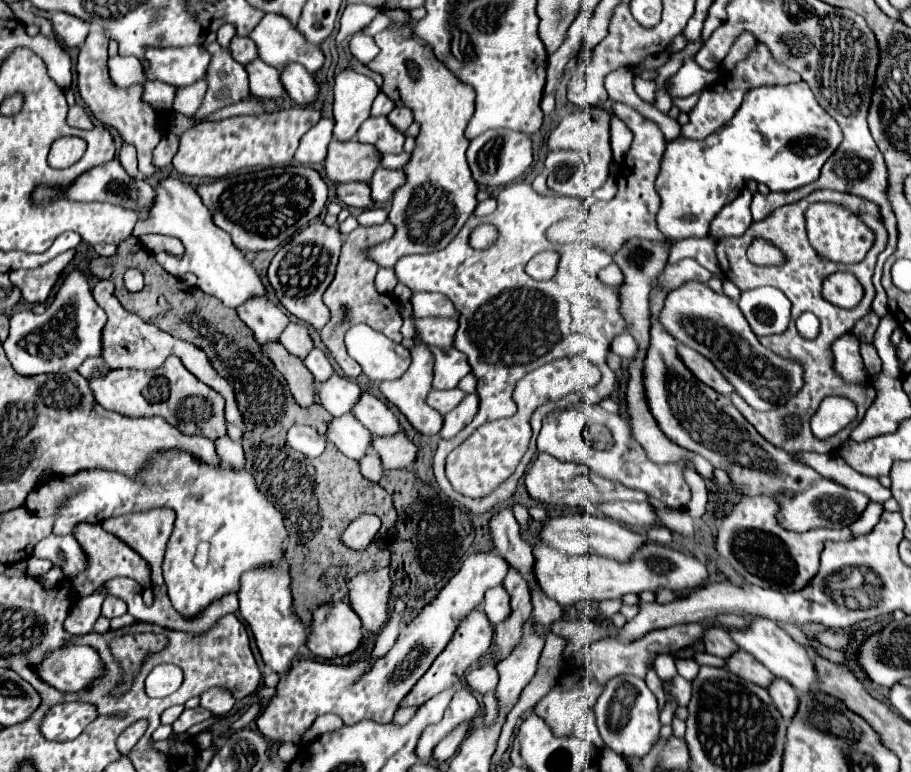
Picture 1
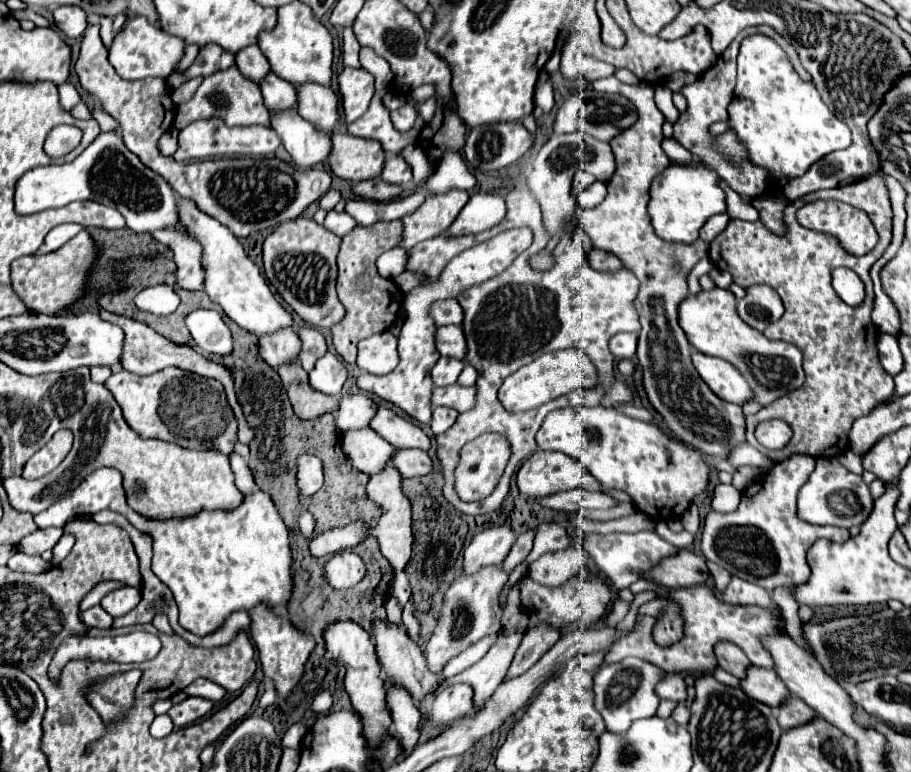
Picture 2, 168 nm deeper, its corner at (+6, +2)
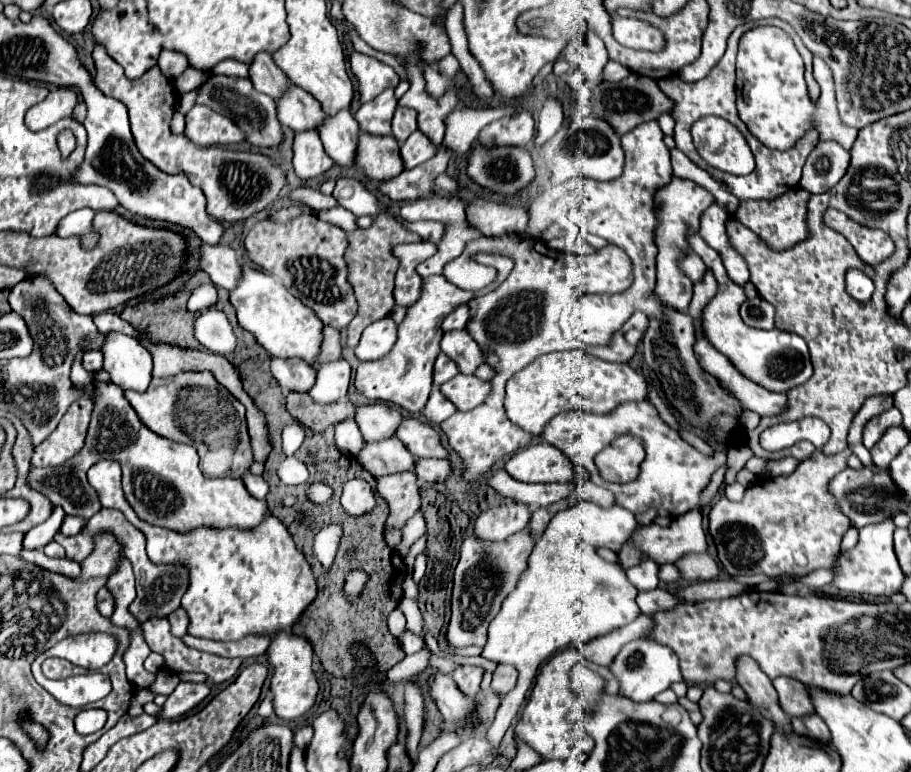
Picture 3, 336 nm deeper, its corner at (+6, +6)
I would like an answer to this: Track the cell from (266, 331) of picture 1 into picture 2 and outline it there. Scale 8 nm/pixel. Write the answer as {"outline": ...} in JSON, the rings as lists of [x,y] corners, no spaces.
{"outline":[[[292,326],[278,328],[272,334],[264,334],[258,338],[260,356],[272,366],[278,368],[284,362],[298,362],[300,338]]]}

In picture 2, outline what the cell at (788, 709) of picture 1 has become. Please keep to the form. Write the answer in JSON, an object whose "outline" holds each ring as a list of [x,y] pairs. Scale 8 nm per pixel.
{"outline":[[[790,696],[790,698],[786,698],[786,700],[780,704],[776,716],[778,716],[780,726],[782,726],[784,730],[788,730],[788,728],[792,728],[792,726],[800,726],[800,724],[812,720],[812,716],[816,716],[816,712],[814,712],[806,702],[802,702],[800,698]]]}

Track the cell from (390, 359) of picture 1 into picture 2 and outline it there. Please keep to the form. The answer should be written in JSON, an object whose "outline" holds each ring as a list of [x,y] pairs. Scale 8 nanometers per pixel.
{"outline":[[[386,330],[358,342],[358,366],[370,374],[388,374],[398,364],[396,338]]]}

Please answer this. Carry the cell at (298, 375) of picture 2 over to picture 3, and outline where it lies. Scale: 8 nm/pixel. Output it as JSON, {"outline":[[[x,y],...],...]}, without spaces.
{"outline":[[[288,392],[286,406],[288,412],[312,432],[324,432],[328,426],[336,426],[338,422],[354,418],[356,414],[356,408],[348,398],[344,398],[344,402],[334,402],[332,406],[320,406],[318,402],[312,402],[308,394]]]}

